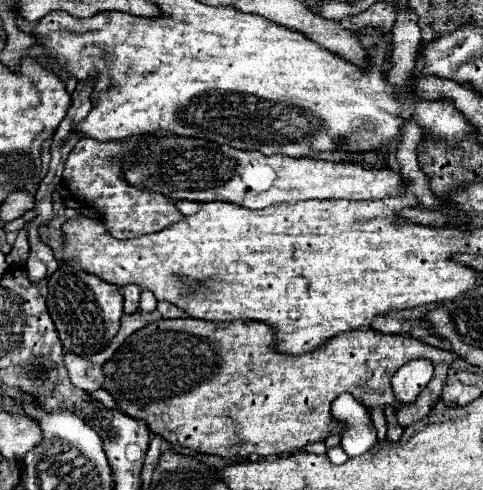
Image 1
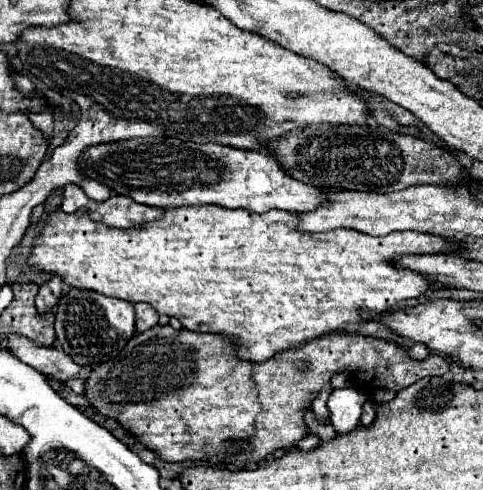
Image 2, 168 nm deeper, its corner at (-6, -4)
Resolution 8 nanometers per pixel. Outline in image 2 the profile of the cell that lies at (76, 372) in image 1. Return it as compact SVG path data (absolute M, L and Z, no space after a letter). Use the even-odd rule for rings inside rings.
M8 334L8 348L18 360L32 366L44 376L52 376L60 382L66 382L72 376L80 376L80 366L74 364L72 358L68 358L68 354L56 346L38 346L26 336Z

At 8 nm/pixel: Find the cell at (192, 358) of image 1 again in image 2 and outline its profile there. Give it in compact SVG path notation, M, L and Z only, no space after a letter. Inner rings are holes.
M154 326L154 328L150 328L142 334L134 334L130 338L130 342L126 344L126 348L123 348L113 360L106 362L106 364L100 364L98 368L92 370L90 378L86 378L84 398L100 416L116 420L142 446L150 448L158 458L162 458L166 462L204 460L204 462L210 462L214 466L218 466L218 464L222 464L222 466L244 466L244 462L266 460L268 454L274 454L276 450L284 450L288 446L294 446L298 440L304 438L304 434L308 434L308 426L304 424L304 412L310 408L310 404L316 398L316 394L320 392L320 388L330 382L334 372L354 372L356 384L360 388L368 388L368 384L370 384L370 390L372 390L372 386L376 384L376 388L400 390L400 388L406 388L410 384L414 384L416 380L420 380L424 376L432 376L432 374L438 374L438 377L444 376L448 372L448 362L438 354L428 354L424 360L412 360L412 358L406 356L406 348L400 348L394 342L368 338L368 336L360 336L360 334L344 334L344 332L324 334L318 340L314 338L314 342L306 342L306 346L298 346L298 350L282 350L282 352L274 354L274 358L270 358L268 362L246 362L246 360L238 360L234 356L234 346L226 338L220 338L218 334L198 334L198 332L188 332L188 330L178 330L176 332L172 326Z

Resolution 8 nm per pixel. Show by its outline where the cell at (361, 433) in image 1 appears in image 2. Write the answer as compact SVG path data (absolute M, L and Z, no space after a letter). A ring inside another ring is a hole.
M358 386L332 390L326 406L330 410L332 426L336 428L338 434L346 434L360 424L360 414L362 414L364 402L366 402L366 396L362 394L362 390Z

